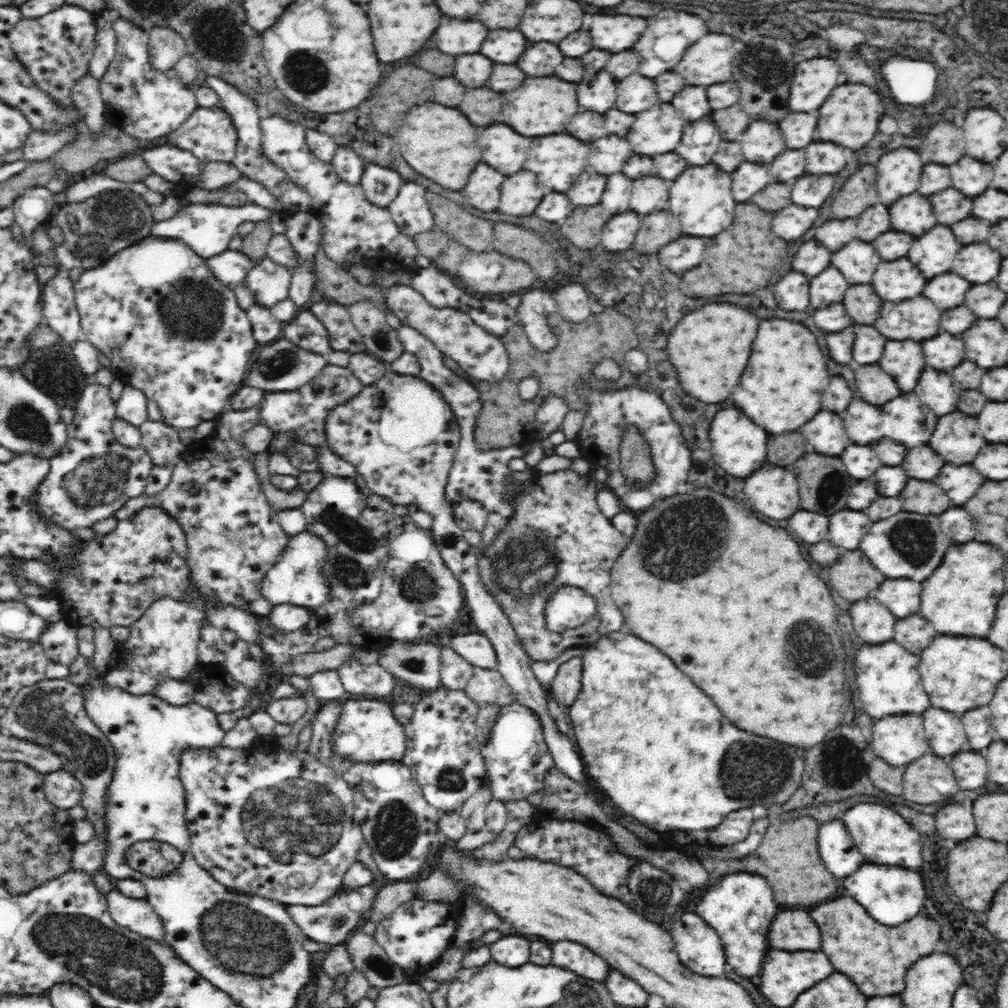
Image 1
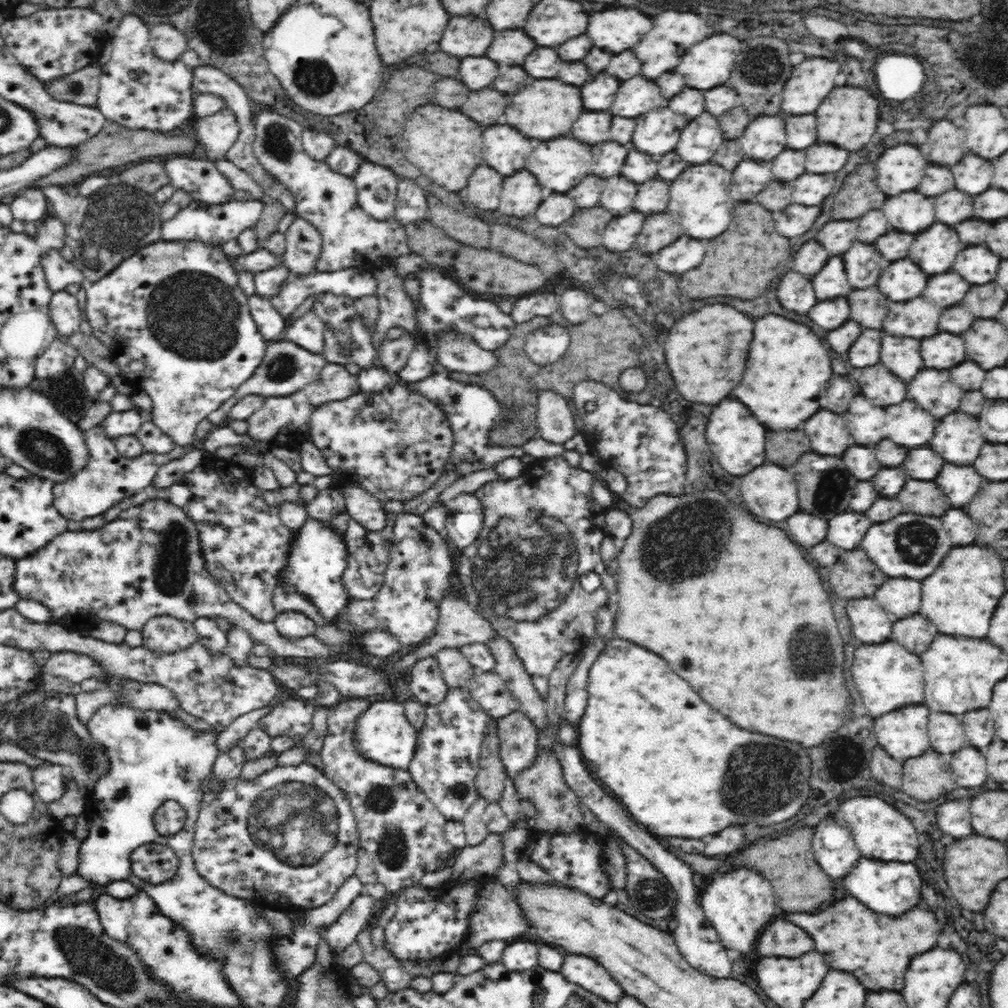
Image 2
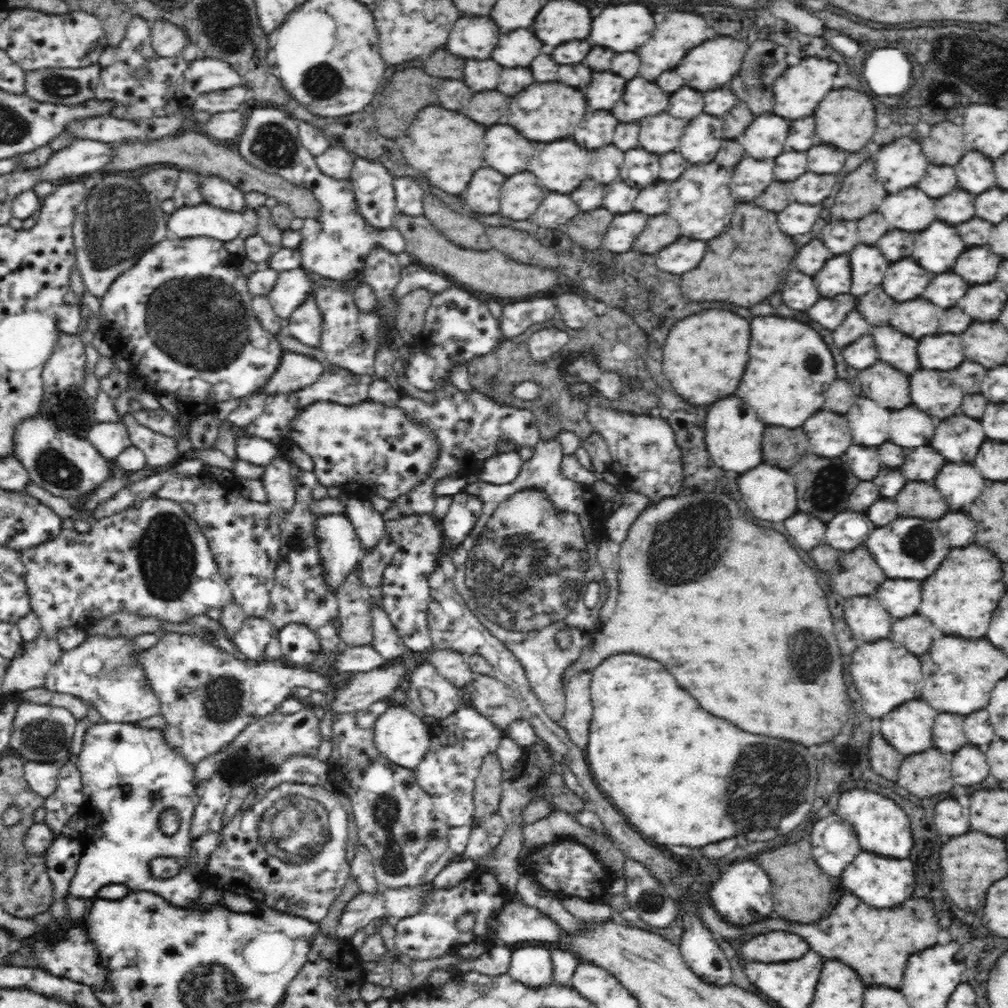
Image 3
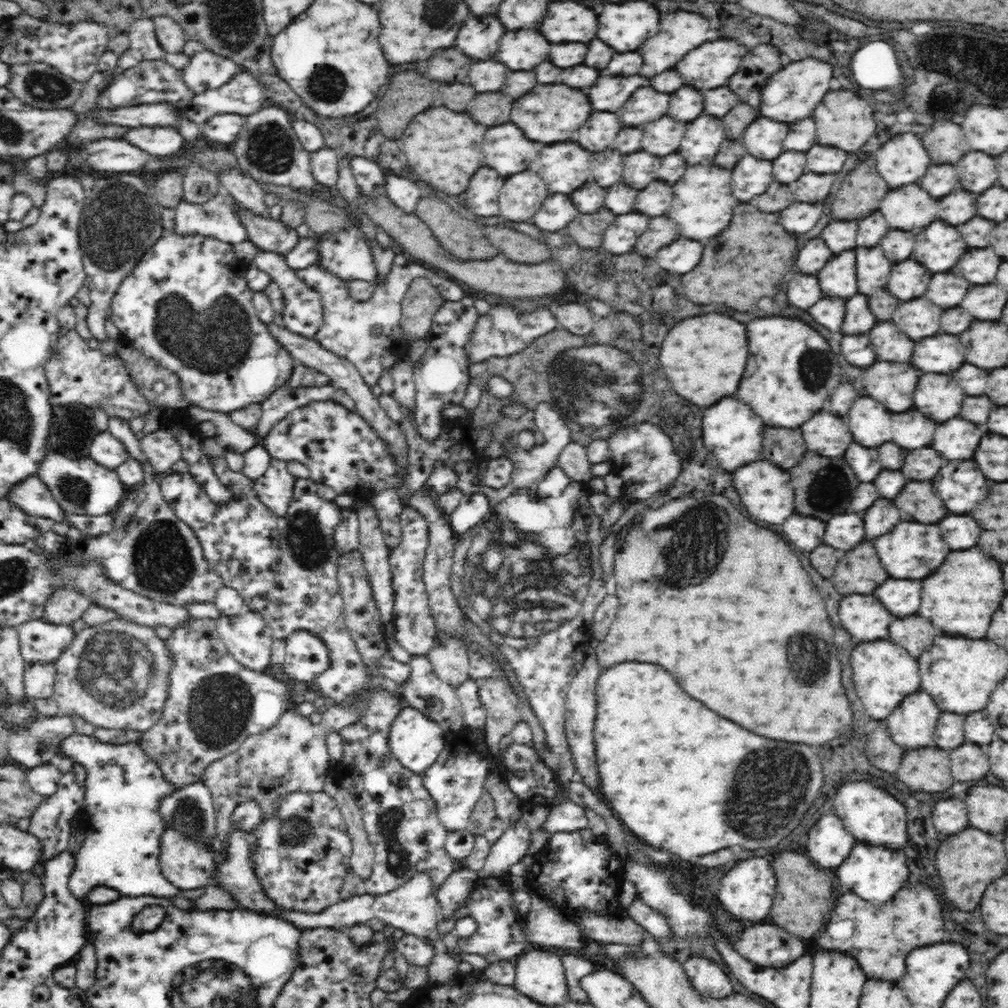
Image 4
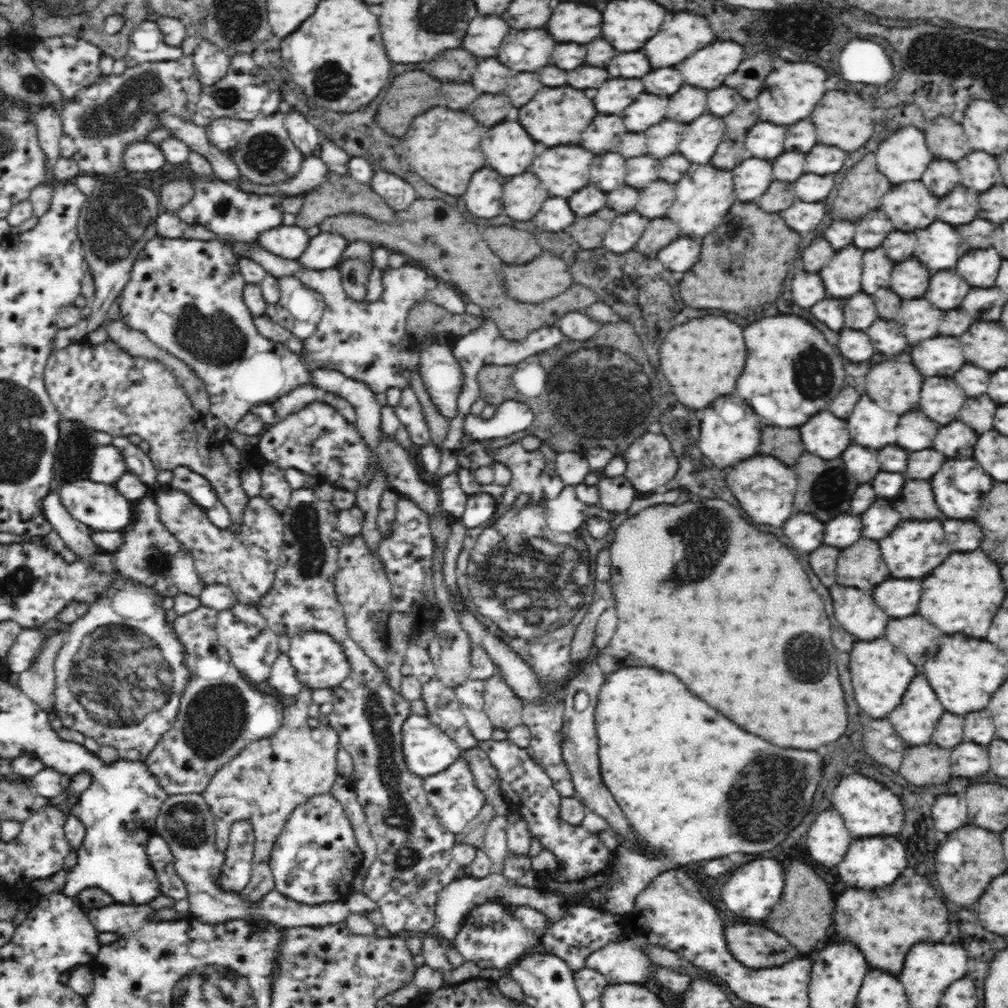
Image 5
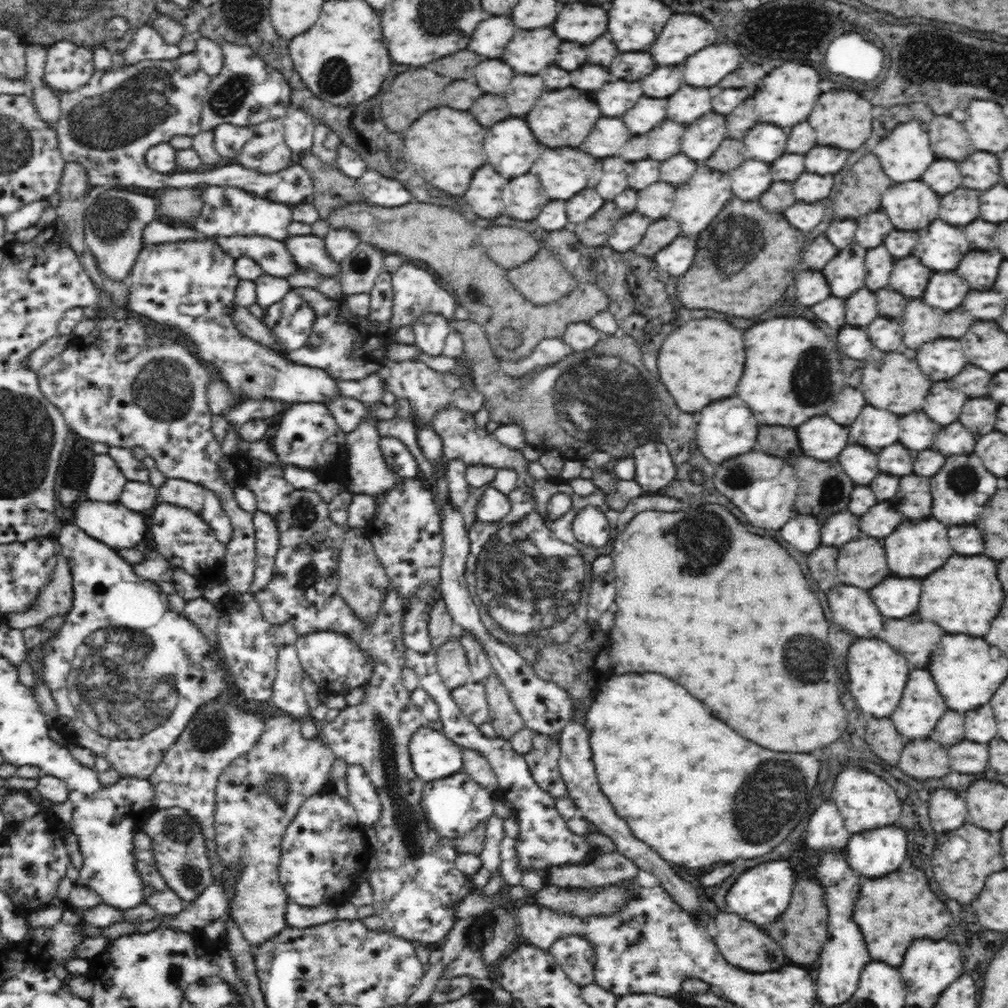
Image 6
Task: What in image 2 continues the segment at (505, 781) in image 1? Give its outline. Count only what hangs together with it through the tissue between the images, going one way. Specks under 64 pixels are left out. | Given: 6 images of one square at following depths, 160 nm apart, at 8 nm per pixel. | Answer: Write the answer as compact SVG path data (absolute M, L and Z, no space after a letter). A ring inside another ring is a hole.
M522 711L497 719L497 737L500 739L500 756L507 776L514 780L523 769L530 768L538 753L538 728Z

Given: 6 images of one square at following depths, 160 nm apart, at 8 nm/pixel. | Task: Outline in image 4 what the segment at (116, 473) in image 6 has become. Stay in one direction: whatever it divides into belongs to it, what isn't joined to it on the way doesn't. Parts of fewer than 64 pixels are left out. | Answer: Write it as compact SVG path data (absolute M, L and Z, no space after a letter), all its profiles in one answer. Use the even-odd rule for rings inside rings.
M107 431L94 436L89 446L89 458L98 465L112 470L116 470L130 459L123 444Z

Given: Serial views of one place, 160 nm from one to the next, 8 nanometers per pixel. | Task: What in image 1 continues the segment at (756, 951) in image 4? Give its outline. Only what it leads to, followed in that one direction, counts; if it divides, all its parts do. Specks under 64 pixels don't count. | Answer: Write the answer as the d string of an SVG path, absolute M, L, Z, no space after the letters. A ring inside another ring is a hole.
M780 912L768 932L768 944L776 950L820 950L820 930L806 912Z

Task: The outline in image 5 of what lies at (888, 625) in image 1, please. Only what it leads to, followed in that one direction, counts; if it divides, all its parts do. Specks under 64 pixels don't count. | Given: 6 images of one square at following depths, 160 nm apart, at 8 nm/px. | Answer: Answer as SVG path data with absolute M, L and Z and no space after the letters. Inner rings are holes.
M840 584L832 586L830 594L834 600L834 616L844 630L854 634L858 640L874 640L884 636L890 618L876 606L870 594Z

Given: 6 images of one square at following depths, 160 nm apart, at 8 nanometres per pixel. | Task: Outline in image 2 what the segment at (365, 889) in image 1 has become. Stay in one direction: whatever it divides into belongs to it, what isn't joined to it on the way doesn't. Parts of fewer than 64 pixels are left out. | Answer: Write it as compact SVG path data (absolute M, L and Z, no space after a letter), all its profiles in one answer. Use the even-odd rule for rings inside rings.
M360 894L341 914L338 921L326 929L321 929L320 938L326 938L335 955L345 951L357 936L367 929L372 914L378 906L370 895Z

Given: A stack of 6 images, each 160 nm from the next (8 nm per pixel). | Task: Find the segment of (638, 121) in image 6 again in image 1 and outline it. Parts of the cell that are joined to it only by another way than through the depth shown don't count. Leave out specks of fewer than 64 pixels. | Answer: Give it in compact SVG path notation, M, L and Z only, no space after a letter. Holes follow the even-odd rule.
M632 74L618 84L618 110L626 114L636 114L638 110L648 110L648 106L654 104L658 104L658 94L652 80L640 74Z

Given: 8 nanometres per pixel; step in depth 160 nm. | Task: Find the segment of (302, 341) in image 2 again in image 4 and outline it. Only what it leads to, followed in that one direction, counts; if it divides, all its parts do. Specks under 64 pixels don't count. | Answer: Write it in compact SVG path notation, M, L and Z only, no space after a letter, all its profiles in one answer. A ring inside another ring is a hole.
M259 249L252 264L267 272L271 280L278 283L278 287L282 291L283 304L280 312L283 320L282 326L294 334L300 334L302 337L311 338L314 336L323 323L323 304L320 294L305 284L296 274L296 270L287 265L286 259L282 255Z

